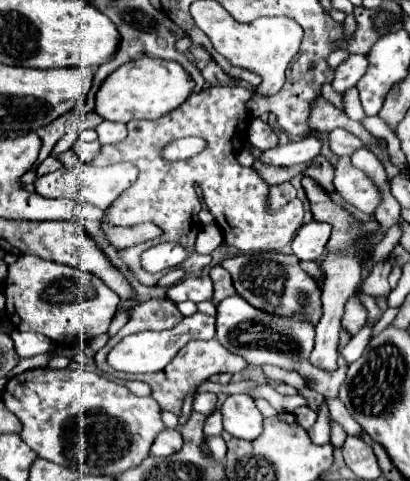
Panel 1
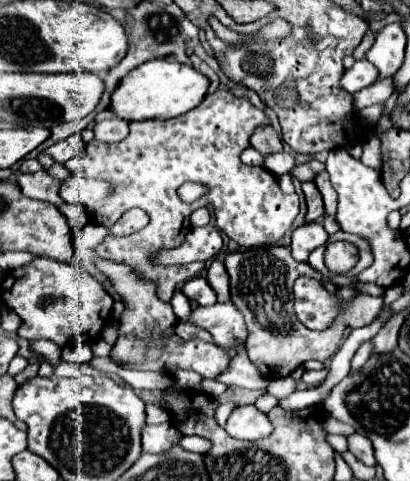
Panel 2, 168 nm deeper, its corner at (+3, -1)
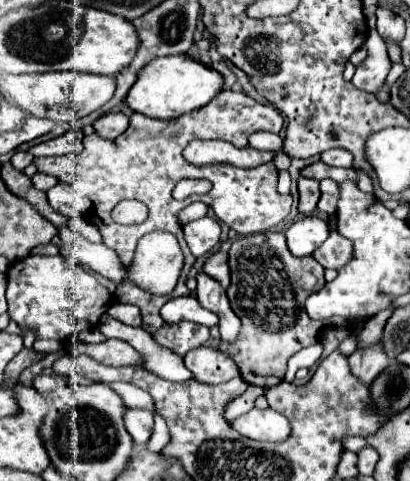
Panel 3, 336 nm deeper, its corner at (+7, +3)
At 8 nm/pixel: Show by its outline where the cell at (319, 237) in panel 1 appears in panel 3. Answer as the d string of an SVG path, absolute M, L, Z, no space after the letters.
M303 217L285 229L287 247L295 257L311 255L329 235L329 225L321 217Z

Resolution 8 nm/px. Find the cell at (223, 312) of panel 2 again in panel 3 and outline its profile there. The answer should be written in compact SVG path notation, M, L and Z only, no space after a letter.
M175 297L165 303L161 309L161 317L167 323L177 323L177 321L193 321L205 327L215 327L217 325L217 315L207 311L205 307L199 305L195 297Z

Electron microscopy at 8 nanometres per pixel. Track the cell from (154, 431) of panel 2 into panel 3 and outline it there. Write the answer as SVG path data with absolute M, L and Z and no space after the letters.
M127 409L125 427L137 445L145 445L153 433L153 415L145 409Z

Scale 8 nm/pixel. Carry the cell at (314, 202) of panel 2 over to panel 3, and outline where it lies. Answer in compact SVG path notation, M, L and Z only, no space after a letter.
M299 177L299 211L303 215L311 215L317 209L319 201L319 181Z

